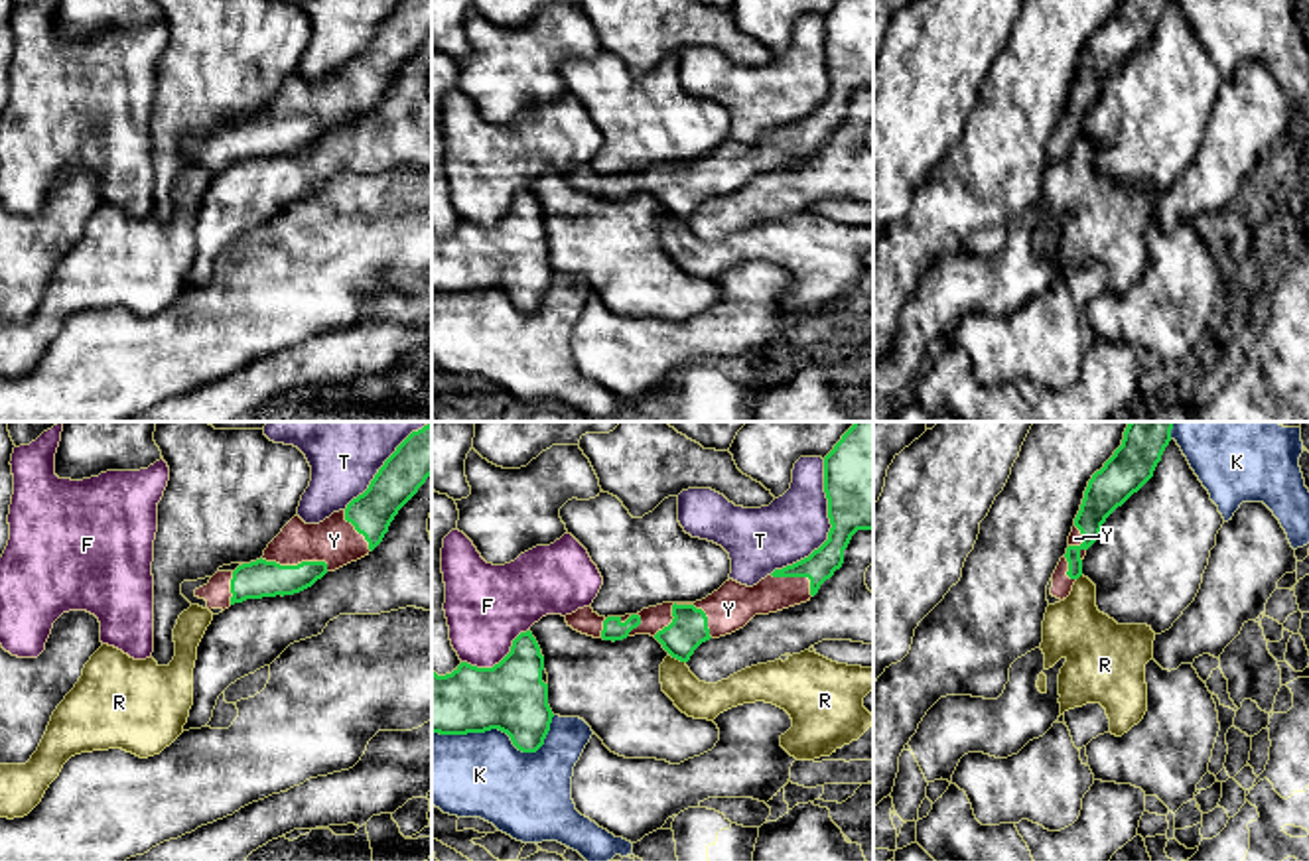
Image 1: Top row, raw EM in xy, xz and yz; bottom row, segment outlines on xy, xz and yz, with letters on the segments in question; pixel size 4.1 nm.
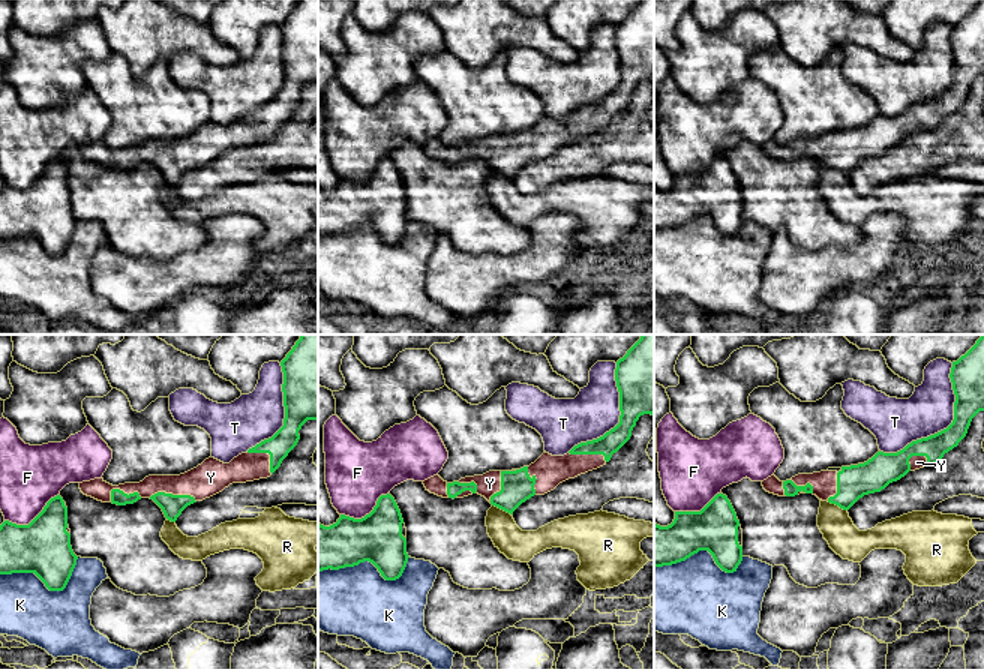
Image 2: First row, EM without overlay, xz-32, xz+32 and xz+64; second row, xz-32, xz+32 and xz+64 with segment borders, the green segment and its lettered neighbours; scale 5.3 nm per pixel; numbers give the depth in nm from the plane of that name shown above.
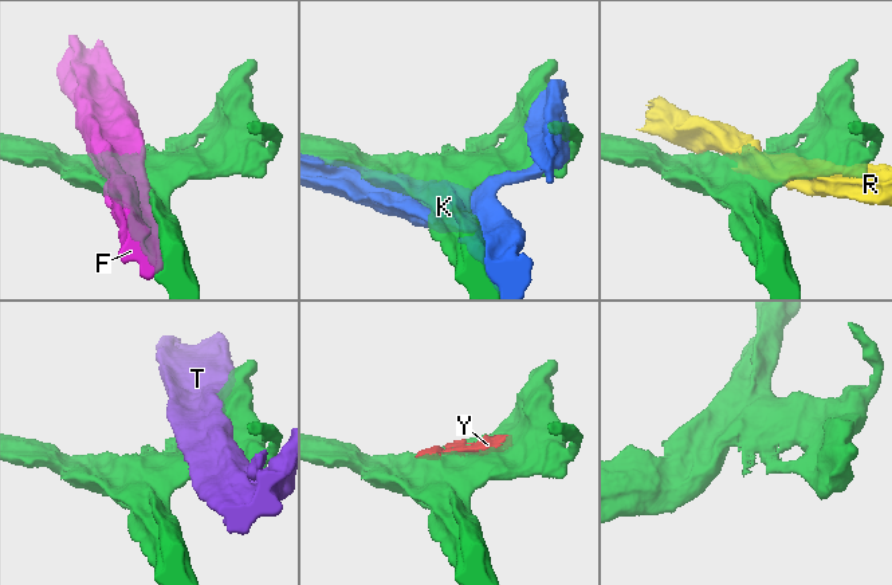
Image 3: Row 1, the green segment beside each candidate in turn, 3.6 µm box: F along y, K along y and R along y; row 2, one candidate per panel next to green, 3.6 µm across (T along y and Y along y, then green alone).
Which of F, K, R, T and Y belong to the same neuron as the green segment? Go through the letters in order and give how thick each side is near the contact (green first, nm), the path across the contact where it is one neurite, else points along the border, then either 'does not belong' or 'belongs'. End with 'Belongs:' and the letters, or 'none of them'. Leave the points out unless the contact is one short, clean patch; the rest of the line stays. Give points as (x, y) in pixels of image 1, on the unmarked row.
F: 280 nm thick on the green side, 340 nm on the other; does not belong
K: 280 nm thick on the green side, 360 nm on the other; does not belong
R: 160 nm thick on the green side, 150 nm on the other; border along xz (669, 211), (685, 221); does not belong
T: 360 nm thick on the green side, 260 nm on the other; does not belong
Y: 160 nm thick on the green side, 190 nm on the other; belongs
Belongs: Y

